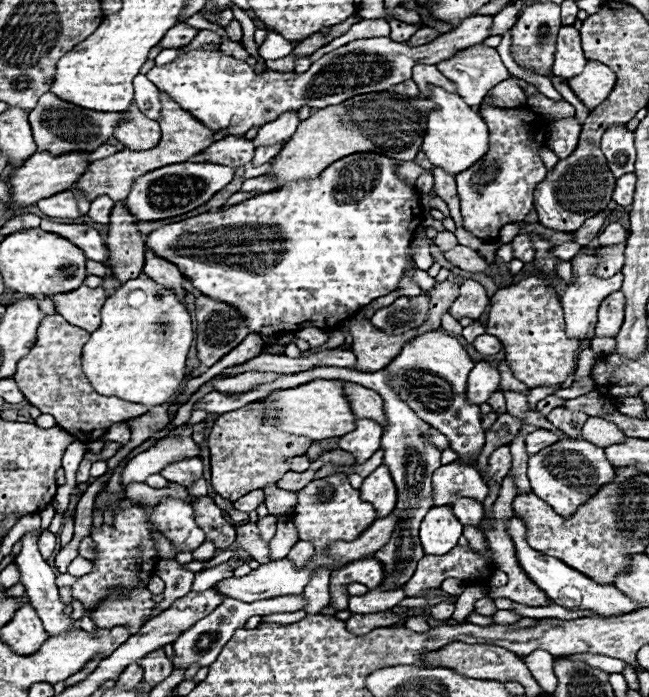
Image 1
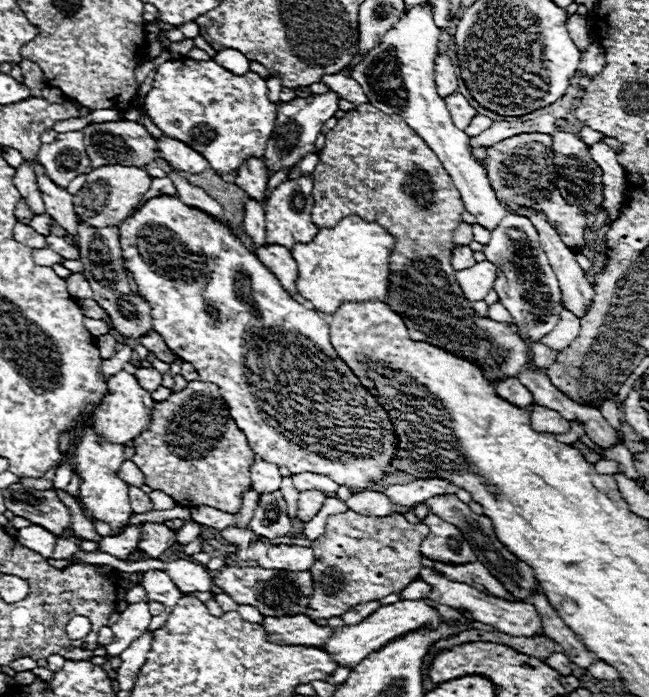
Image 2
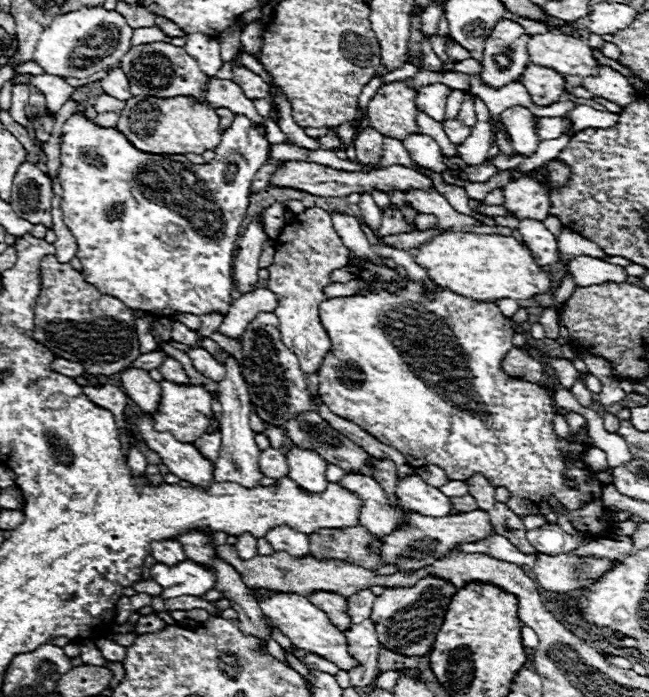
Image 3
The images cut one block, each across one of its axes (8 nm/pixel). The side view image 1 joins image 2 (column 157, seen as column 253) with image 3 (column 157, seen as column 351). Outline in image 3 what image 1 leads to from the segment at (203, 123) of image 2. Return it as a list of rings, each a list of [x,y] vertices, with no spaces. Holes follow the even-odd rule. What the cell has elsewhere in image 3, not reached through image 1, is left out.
[[[152,42],[134,46],[124,58],[120,66],[130,82],[130,92],[134,96],[154,96],[154,98],[174,98],[174,96],[196,96],[196,100],[204,100],[208,88],[208,76],[200,70],[198,62],[186,54],[184,48]]]

